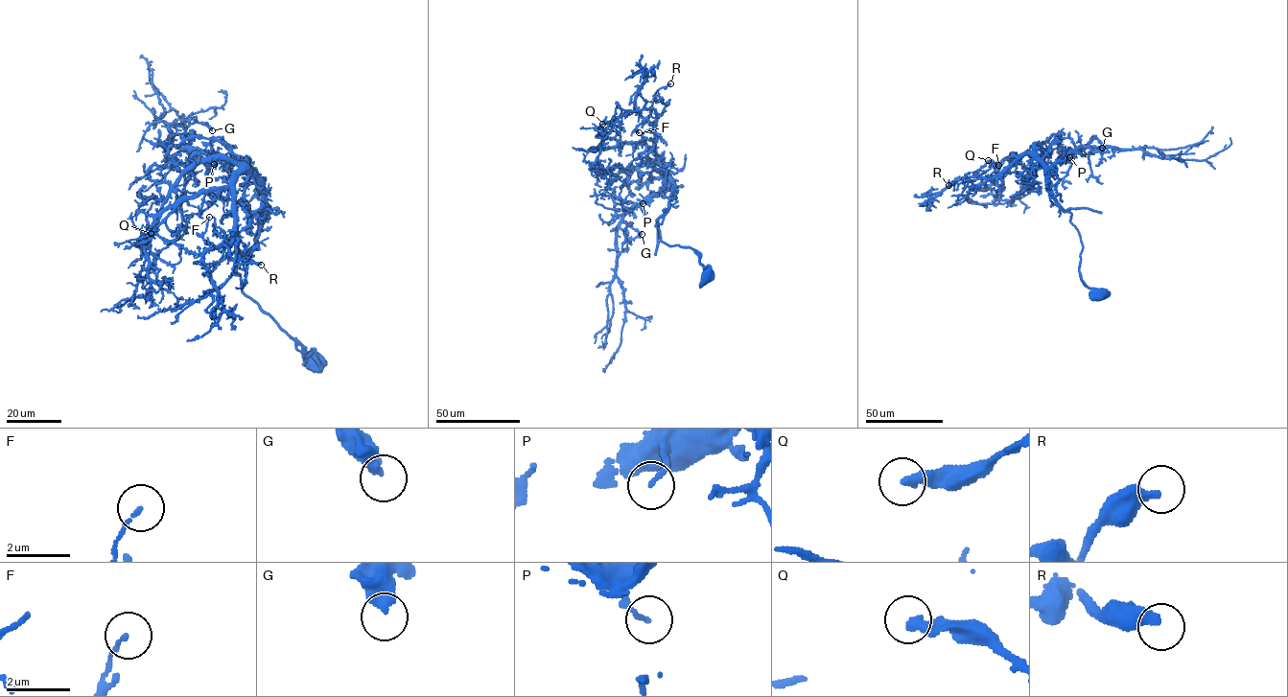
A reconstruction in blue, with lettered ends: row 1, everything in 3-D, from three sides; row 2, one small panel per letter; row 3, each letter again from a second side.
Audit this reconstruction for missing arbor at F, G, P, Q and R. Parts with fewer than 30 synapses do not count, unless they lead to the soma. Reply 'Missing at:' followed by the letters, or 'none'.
Missing at: none

